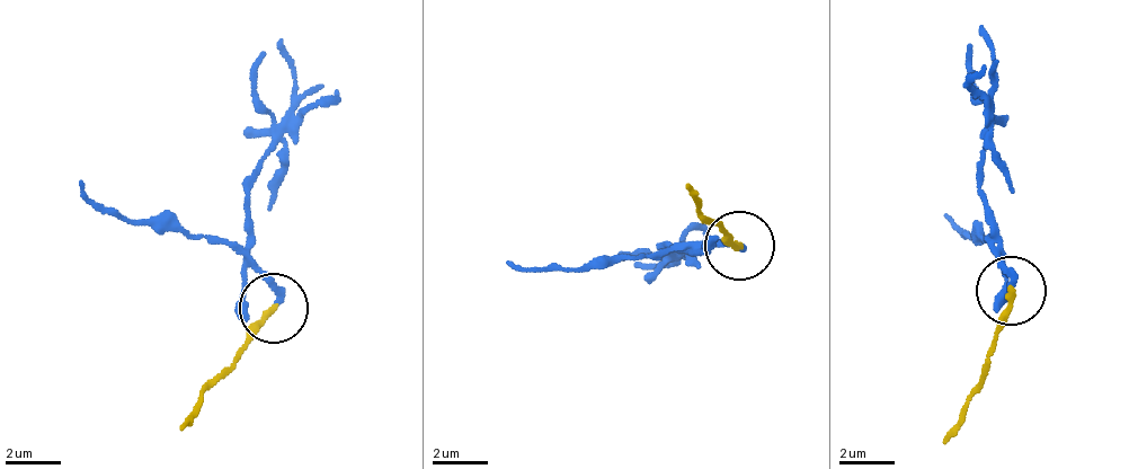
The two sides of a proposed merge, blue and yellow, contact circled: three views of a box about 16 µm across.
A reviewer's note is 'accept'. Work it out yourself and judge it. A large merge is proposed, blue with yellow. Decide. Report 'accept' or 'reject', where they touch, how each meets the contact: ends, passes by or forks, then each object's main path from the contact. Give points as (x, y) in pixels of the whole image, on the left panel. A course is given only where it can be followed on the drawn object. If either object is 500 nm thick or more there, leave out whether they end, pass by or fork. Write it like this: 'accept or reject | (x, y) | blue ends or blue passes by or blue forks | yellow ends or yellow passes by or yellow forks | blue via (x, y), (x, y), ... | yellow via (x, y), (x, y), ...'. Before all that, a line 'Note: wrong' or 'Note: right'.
Note: wrong
reject | (274, 308) | blue ends | yellow ends | blue via (273, 302), (246, 210), (246, 176), (293, 104), (293, 63), (276, 40) | yellow via (273, 309), (204, 390), (180, 432)

